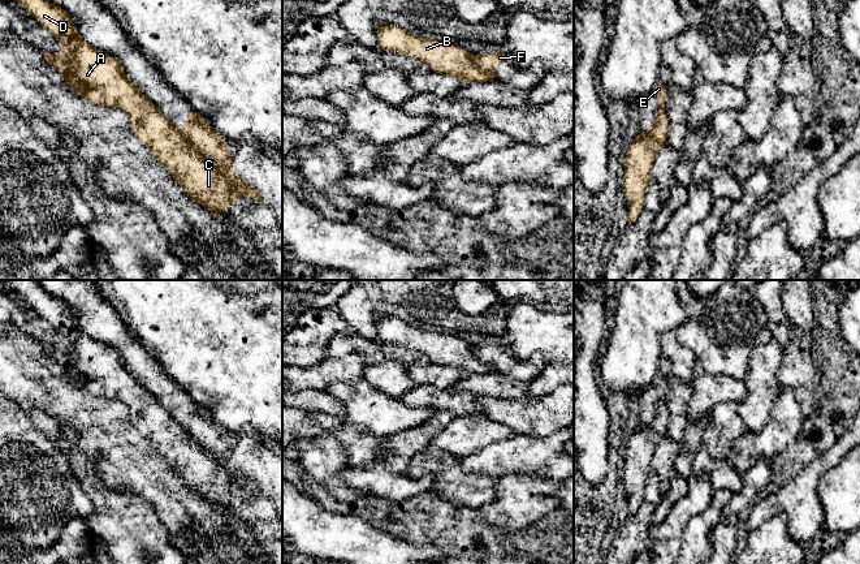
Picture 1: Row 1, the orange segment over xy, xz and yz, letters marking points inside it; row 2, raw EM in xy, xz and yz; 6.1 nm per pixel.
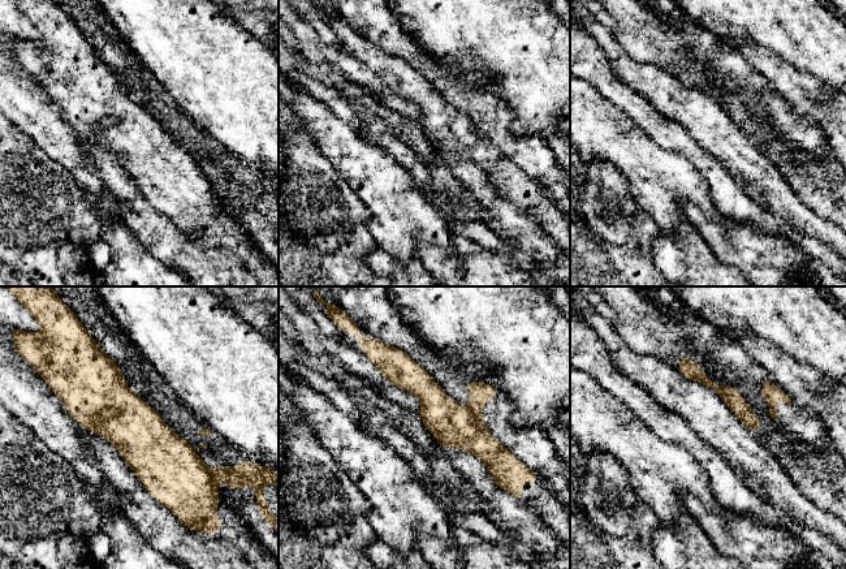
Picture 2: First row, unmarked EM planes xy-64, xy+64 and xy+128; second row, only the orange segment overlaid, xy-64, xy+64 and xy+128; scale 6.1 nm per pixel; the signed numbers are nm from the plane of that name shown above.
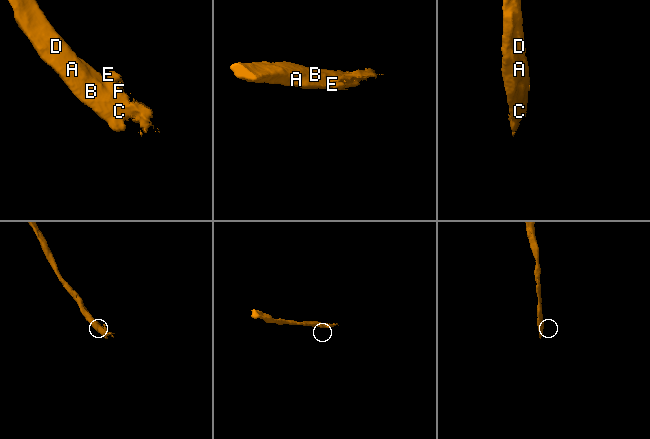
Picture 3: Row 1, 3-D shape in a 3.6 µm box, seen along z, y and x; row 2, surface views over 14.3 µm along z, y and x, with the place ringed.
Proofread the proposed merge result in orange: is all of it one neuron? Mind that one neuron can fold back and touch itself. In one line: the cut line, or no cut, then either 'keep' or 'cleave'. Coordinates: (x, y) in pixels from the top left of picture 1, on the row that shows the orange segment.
cut in xy along (177, 129), (207, 158), (223, 167), (224, 176), (240, 196); cleave

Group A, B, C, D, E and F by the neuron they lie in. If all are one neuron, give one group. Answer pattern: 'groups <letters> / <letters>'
groups A B C D / E F

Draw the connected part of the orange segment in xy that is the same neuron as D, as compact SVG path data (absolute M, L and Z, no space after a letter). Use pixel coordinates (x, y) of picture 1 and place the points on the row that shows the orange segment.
M48 0L14 1L23 7L40 26L56 36L59 46L68 52L68 59L60 51L56 53L40 53L64 77L72 91L90 103L122 109L129 117L129 128L137 139L169 172L193 201L199 202L217 219L220 219L219 212L222 206L229 211L232 210L239 194L234 185L225 177L224 165L215 164L195 148L178 128L163 115L155 103L133 83L116 57L83 40L65 9Z

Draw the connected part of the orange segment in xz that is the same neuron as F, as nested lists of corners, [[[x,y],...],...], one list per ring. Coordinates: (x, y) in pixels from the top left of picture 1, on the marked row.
[[[497,49],[496,52],[477,55],[474,57],[474,64],[484,72],[493,72],[496,66],[504,63],[510,63],[504,49]]]

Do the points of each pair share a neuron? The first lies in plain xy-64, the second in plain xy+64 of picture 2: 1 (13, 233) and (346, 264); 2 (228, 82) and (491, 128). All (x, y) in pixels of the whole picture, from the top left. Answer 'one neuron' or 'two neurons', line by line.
1: two neurons
2: two neurons

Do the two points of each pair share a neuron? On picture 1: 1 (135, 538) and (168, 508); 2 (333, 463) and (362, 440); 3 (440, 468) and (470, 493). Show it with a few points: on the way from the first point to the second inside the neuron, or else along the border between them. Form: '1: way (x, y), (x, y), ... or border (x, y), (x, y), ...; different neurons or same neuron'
1: border (137, 494), (152, 507), (172, 543); different neurons
2: border (341, 442), (348, 463), (351, 466); different neurons
3: way (448, 474), (462, 486); same neuron

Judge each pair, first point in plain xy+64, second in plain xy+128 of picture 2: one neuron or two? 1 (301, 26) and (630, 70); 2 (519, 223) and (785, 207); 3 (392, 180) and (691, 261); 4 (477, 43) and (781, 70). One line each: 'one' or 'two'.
1: one
2: one
3: two
4: two

